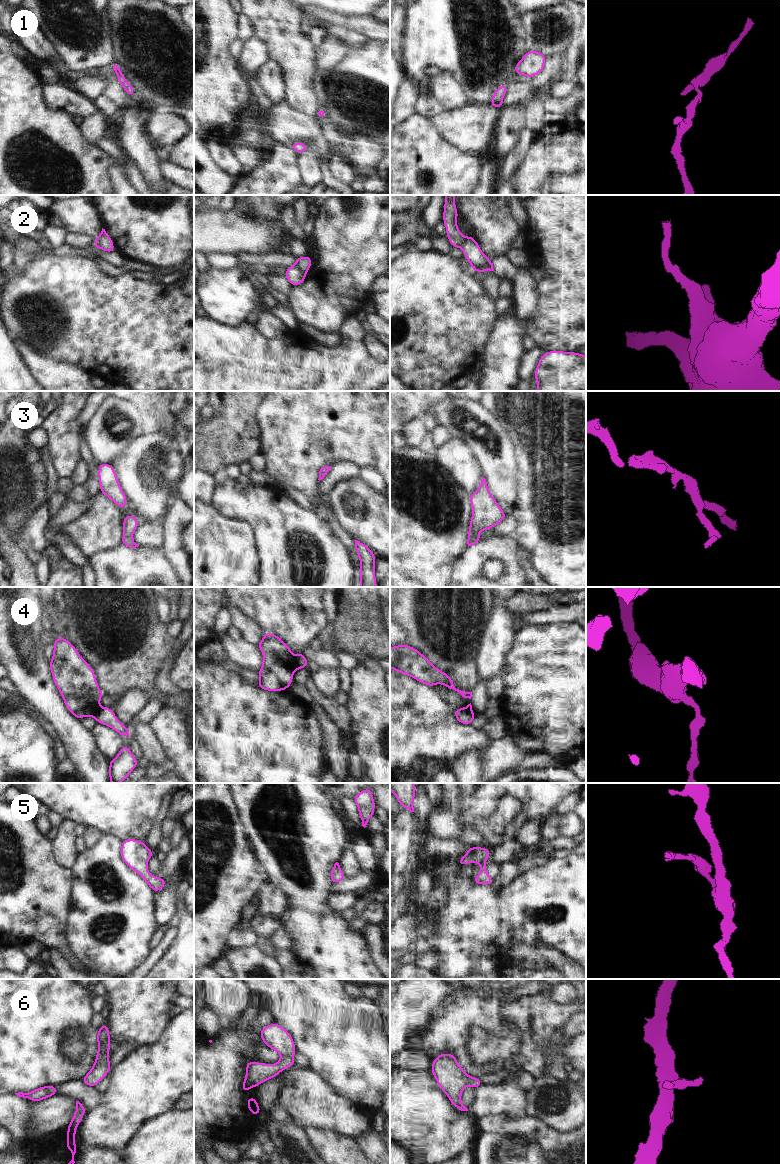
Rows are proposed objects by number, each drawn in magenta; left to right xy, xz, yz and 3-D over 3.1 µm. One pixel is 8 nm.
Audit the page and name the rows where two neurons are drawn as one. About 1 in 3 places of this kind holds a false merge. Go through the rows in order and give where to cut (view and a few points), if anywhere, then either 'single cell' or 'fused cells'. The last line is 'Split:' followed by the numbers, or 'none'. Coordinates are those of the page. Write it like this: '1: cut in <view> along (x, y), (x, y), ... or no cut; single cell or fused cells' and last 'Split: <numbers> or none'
1: no cut; single cell
2: cut in xz along (294, 265), (305, 273); fused cells
3: no cut; single cell
4: cut in xz along (295, 658), (299, 668); fused cells
5: no cut; single cell
6: no cut; single cell
Split: 2, 4

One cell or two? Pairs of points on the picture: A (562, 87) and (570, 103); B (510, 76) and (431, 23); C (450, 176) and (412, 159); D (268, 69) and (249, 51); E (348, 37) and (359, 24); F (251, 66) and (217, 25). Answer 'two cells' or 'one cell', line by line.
A: two cells
B: one cell
C: one cell
D: two cells
E: two cells
F: two cells

